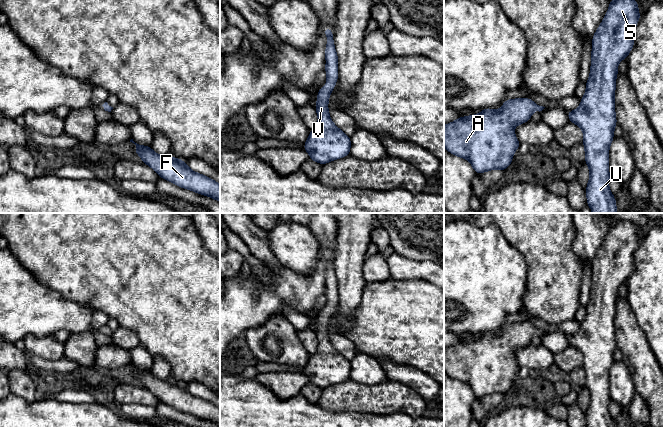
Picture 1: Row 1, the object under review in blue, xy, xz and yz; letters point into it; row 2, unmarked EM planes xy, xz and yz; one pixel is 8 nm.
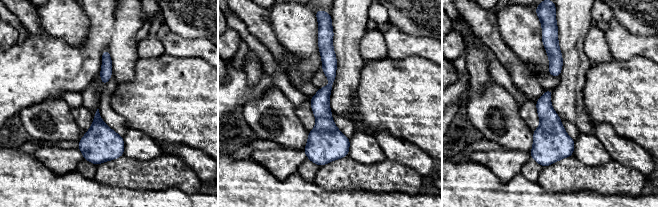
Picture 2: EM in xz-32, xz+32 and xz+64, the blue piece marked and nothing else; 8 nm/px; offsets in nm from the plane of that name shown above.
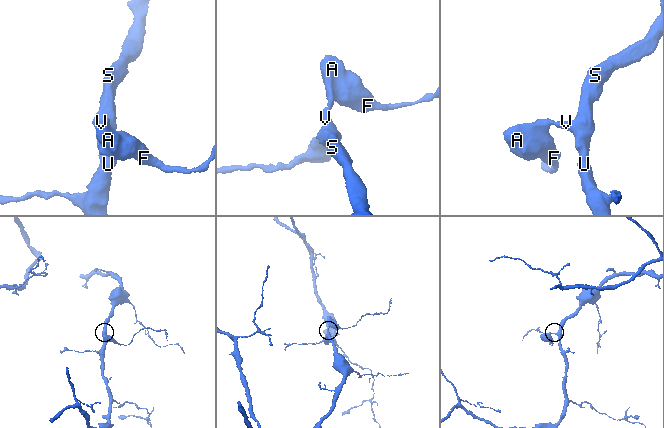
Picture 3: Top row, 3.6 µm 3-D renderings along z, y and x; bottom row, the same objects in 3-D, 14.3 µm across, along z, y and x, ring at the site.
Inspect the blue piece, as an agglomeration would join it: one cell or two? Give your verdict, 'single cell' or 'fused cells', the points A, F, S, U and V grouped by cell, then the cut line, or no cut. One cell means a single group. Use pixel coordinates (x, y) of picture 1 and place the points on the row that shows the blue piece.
single cell | A F S U V | no cut

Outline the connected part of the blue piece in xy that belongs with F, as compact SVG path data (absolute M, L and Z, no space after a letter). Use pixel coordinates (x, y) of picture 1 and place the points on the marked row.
M130 140L136 145L135 152L142 159L143 163L150 166L161 178L181 187L194 191L195 193L211 197L220 202L220 184L213 179L192 171L185 163L185 161L175 158L173 156L163 157L155 153L151 146L142 146Z

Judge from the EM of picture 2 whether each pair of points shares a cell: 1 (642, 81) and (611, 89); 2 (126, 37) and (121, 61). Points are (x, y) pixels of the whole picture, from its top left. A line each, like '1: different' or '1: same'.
1: same
2: same

